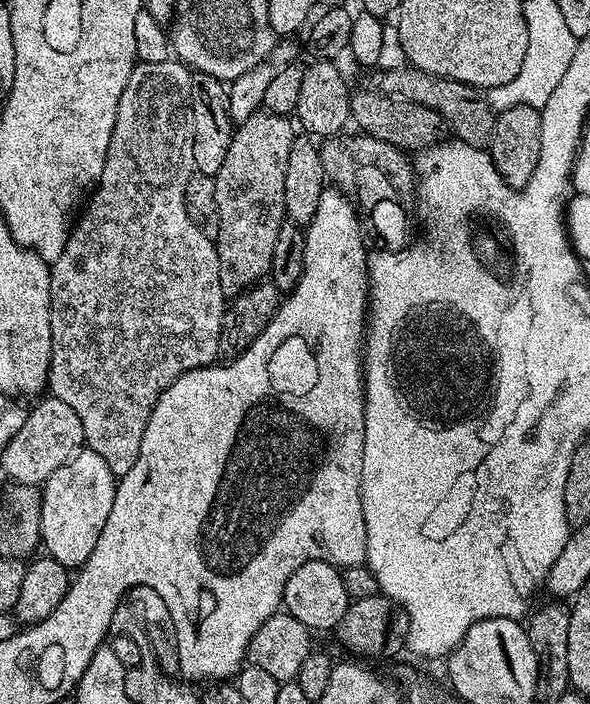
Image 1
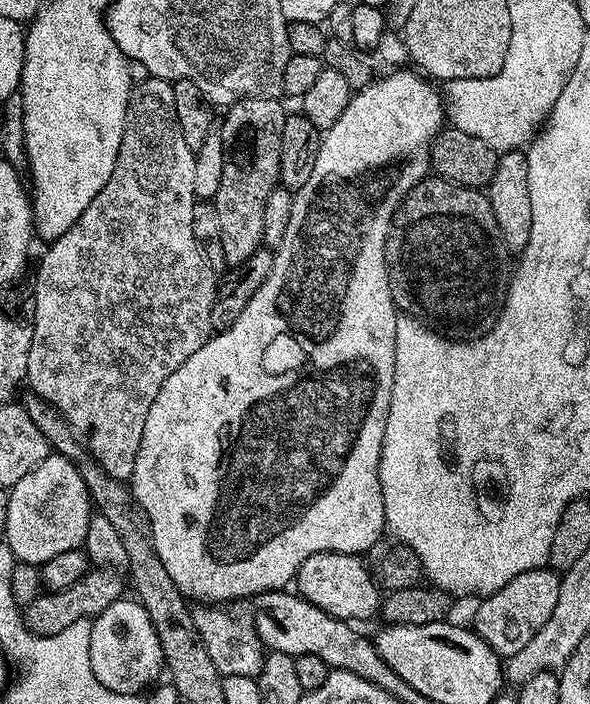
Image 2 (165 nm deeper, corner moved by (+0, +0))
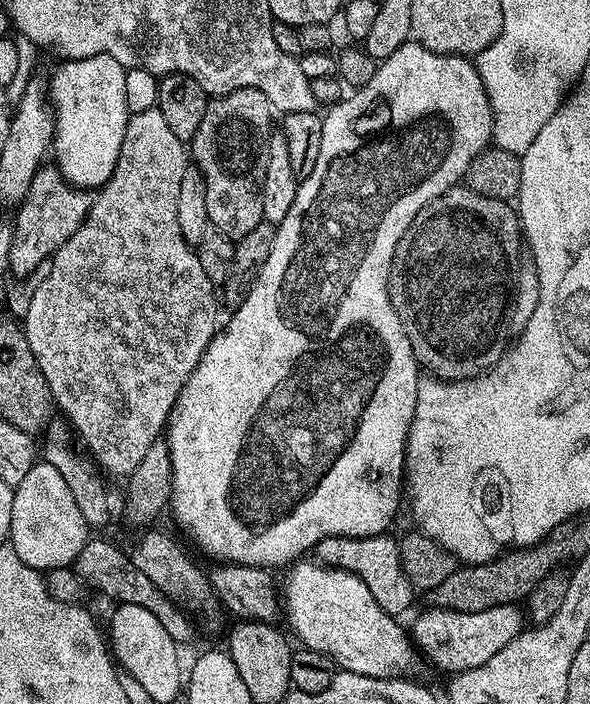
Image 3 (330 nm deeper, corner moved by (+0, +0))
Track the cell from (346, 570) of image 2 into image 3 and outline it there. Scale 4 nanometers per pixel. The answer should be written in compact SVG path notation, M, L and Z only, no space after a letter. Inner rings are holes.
M381 534L379 536L331 536L330 538L322 538L315 546L314 556L326 568L341 568L358 578L362 578L362 582L366 582L366 587L370 590L374 602L378 602L380 609L386 614L400 618L412 604L414 589L402 570L399 543L395 539L391 540L390 537L391 535Z

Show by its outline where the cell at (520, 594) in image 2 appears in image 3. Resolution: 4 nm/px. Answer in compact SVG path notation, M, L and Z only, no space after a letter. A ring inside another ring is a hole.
M503 604L477 612L455 612L435 606L429 609L413 622L412 628L410 624L410 636L415 647L424 651L425 658L447 674L465 672L482 666L482 662L490 662L502 646L509 644L526 628L525 613L521 609L519 612L516 604Z

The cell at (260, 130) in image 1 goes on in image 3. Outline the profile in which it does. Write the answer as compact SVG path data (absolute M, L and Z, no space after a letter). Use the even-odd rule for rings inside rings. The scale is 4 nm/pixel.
M239 88L225 96L209 99L206 114L198 125L198 134L190 141L191 163L200 171L206 184L206 214L208 223L220 235L240 240L264 218L262 214L262 182L266 178L266 150L274 130L274 109L262 90Z

